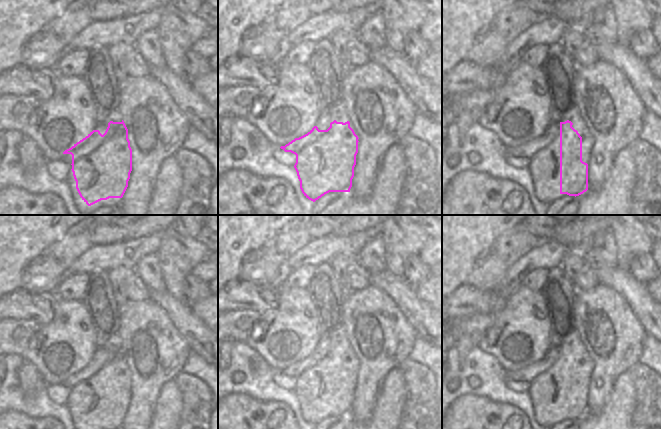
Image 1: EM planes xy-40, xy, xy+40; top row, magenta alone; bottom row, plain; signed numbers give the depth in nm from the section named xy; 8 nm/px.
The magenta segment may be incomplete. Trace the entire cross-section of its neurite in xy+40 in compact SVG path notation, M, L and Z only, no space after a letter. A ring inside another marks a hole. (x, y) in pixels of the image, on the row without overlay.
M569 344L560 346L560 418L579 420L588 414L588 388L582 385L582 361Z

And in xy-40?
M123 344L110 345L103 359L93 354L63 378L72 379L76 413L87 429L123 421L132 395L132 373Z

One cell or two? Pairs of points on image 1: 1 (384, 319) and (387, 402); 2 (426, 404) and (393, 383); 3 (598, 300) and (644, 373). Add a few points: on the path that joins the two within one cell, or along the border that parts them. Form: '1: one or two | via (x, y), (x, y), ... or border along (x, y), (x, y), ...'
1: two | border along (399, 367), (395, 368), (386, 377), (377, 399)
2: two | border along (400, 368), (405, 385), (403, 414)
3: two | border along (637, 361), (627, 369)

